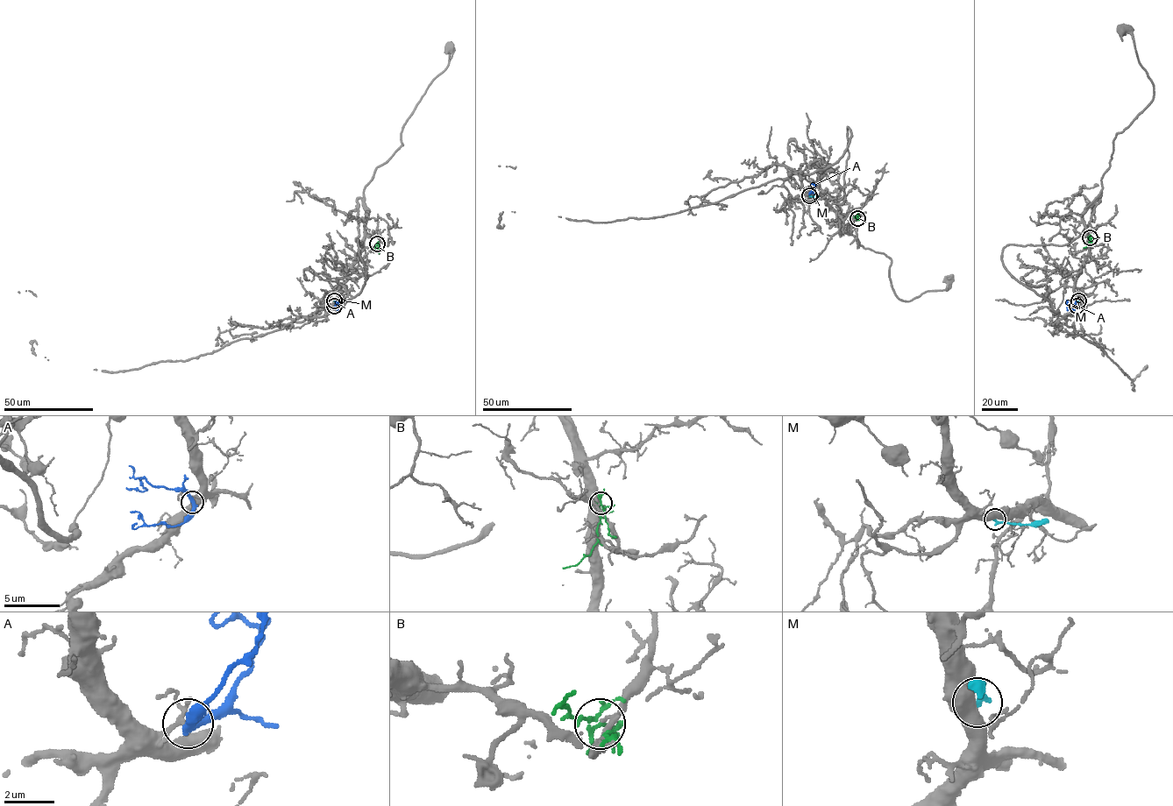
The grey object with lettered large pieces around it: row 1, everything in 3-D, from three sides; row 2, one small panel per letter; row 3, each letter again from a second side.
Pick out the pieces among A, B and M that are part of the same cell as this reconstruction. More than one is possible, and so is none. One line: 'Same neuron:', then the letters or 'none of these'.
Same neuron: none of these

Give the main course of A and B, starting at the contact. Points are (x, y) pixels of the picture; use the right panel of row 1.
A: (1077, 306), (1073, 310), (1066, 307)
B: (1090, 237), (1089, 243), (1084, 248)

